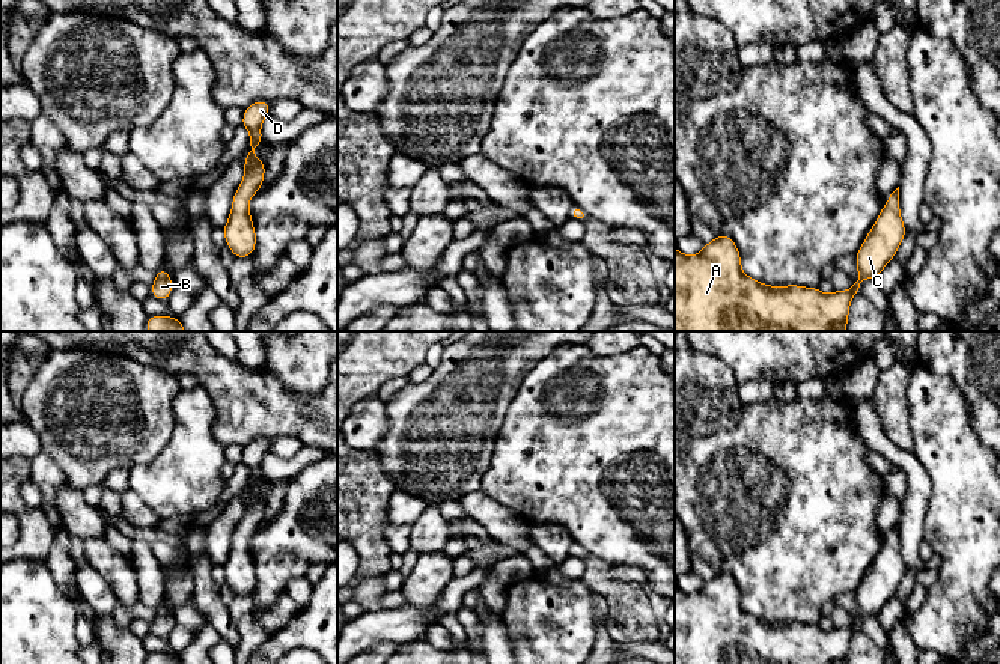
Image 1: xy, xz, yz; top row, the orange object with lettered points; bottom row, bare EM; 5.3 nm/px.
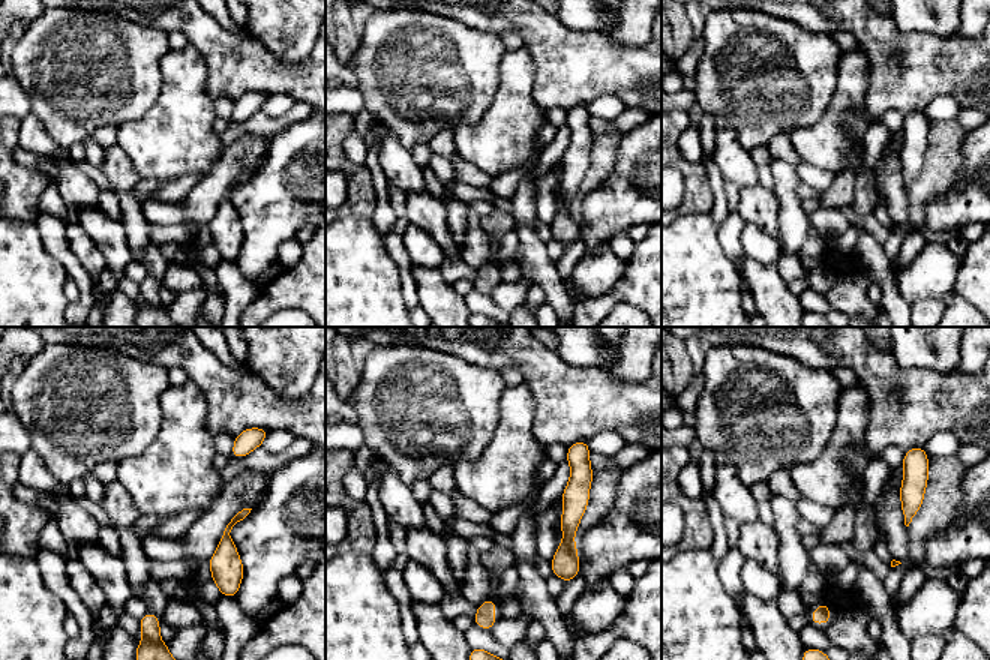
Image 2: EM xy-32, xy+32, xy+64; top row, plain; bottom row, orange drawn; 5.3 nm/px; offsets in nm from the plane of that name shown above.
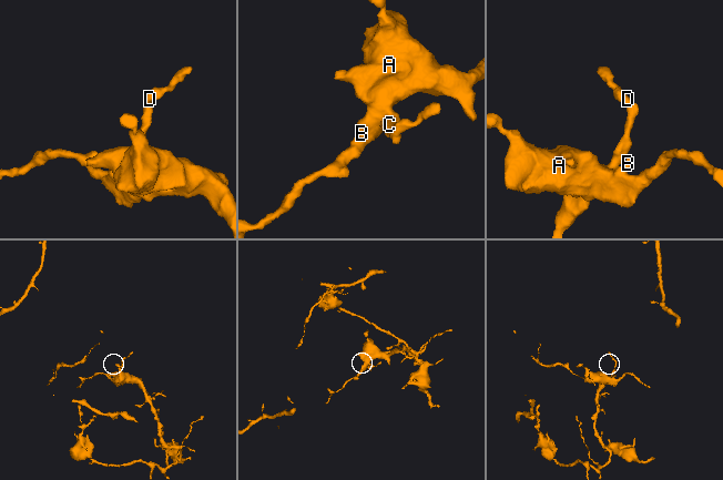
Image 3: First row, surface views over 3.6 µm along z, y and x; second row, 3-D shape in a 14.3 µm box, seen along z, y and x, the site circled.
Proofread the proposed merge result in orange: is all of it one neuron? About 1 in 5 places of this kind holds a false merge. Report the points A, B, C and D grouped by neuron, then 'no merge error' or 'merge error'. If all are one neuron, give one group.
groups A B C D; no merge error

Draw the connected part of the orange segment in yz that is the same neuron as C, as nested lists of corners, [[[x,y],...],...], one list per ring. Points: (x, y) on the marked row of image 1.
[[[898,187],[855,254],[858,279],[851,289],[831,294],[819,288],[756,282],[742,273],[739,250],[727,235],[717,235],[694,256],[685,256],[675,247],[675,331],[846,331],[849,304],[855,294],[861,294],[861,280],[880,276],[893,260],[905,233]]]

